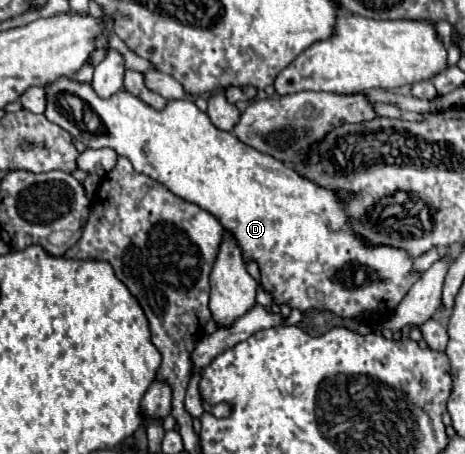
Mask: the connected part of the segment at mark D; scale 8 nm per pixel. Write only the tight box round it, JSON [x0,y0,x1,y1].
[44,78,422,318]

